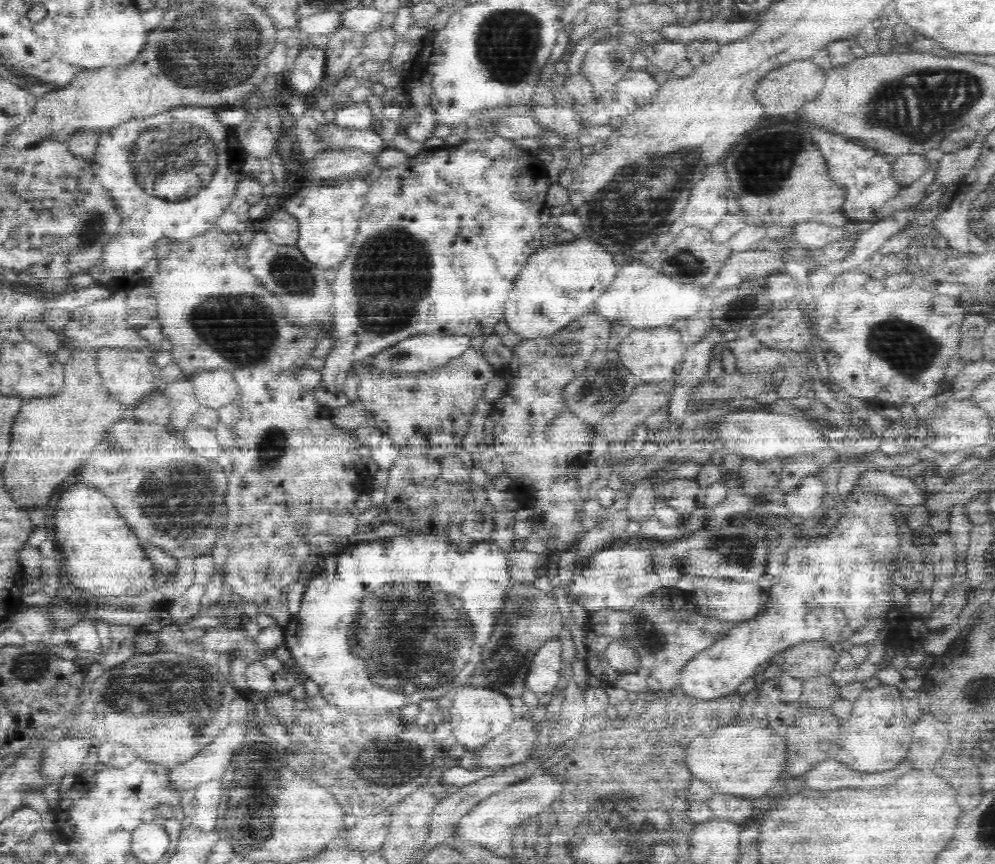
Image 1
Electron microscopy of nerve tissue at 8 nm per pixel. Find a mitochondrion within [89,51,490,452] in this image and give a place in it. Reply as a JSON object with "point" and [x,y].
{"point":[391,276]}

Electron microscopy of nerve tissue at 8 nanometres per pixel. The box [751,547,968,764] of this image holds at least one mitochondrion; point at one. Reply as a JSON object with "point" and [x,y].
{"point":[904,633]}

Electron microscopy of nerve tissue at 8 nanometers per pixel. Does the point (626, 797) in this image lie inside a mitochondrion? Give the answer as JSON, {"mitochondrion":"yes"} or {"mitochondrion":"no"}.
{"mitochondrion":"yes"}

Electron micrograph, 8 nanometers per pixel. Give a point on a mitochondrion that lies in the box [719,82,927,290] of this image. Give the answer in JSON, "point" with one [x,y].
{"point":[761,170]}

